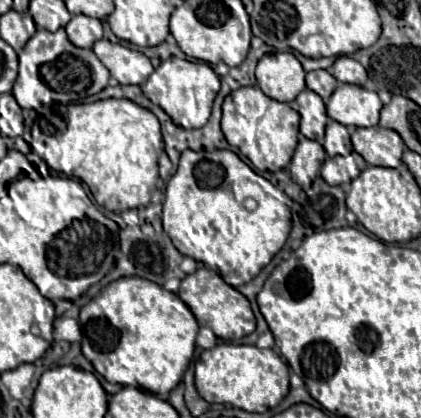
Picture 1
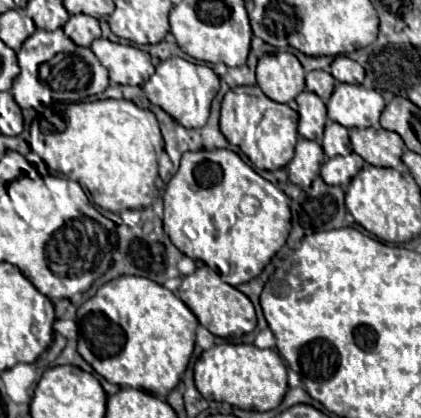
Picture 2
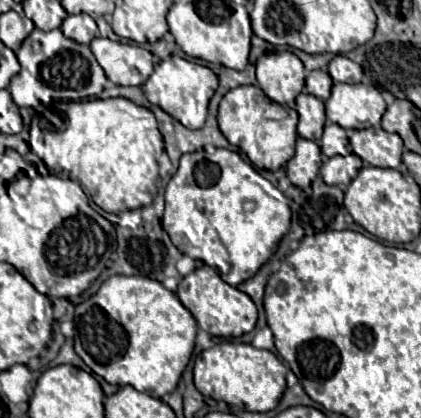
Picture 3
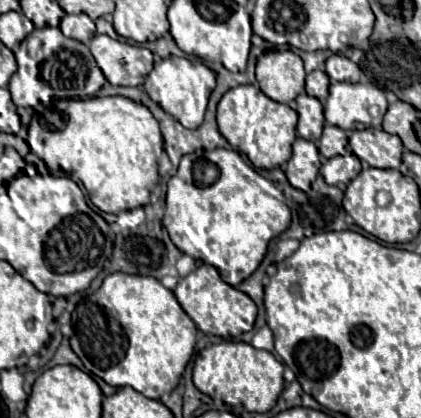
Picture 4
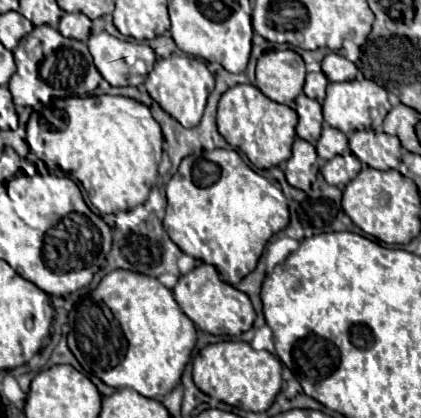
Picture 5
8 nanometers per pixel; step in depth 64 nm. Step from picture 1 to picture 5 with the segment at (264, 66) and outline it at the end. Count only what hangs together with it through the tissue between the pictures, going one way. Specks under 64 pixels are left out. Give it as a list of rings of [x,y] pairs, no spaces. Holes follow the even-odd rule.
[[[268,50],[258,58],[256,86],[274,102],[292,104],[302,92],[306,66],[294,50]]]

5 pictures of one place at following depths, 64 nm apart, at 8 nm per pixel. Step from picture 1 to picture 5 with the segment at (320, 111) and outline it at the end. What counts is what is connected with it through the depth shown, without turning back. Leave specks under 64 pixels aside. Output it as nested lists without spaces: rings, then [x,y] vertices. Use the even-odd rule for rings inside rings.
[[[300,94],[296,98],[294,110],[298,114],[296,134],[302,140],[308,140],[310,144],[316,144],[318,138],[320,138],[320,130],[322,130],[322,106],[316,100]]]

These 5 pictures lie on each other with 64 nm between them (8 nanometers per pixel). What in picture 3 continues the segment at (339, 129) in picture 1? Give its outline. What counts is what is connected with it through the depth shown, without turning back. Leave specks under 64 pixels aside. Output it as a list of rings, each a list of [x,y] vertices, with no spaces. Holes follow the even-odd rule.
[[[326,122],[324,126],[324,136],[320,140],[320,148],[322,148],[322,154],[332,158],[332,156],[346,156],[350,154],[350,142],[348,142],[348,134],[344,128],[340,128],[338,124],[332,124],[332,122]]]

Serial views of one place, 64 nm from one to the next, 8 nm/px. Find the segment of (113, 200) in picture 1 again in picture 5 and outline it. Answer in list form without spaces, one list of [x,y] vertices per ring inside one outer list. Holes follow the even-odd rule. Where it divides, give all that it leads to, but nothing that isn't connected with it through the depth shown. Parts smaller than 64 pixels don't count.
[[[70,96],[55,99],[53,104],[52,112],[64,126],[56,130],[44,128],[44,124],[39,124],[38,121],[47,120],[34,111],[26,125],[26,142],[30,151],[46,164],[52,174],[62,174],[78,182],[86,190],[90,202],[100,210],[100,214],[116,214],[120,210],[132,210],[134,206],[144,204],[150,188],[158,178],[164,142],[160,125],[148,112],[148,106],[126,96]]]

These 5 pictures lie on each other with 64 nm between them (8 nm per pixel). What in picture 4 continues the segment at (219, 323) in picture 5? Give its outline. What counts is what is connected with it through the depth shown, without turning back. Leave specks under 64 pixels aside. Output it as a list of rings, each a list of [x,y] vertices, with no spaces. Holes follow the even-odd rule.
[[[200,264],[194,272],[180,278],[180,282],[174,290],[174,296],[180,302],[182,310],[206,334],[214,334],[214,336],[222,336],[222,338],[238,338],[240,334],[250,332],[254,326],[256,304],[250,300],[250,296],[246,296],[244,292],[226,284],[220,278],[218,270],[210,264]]]

